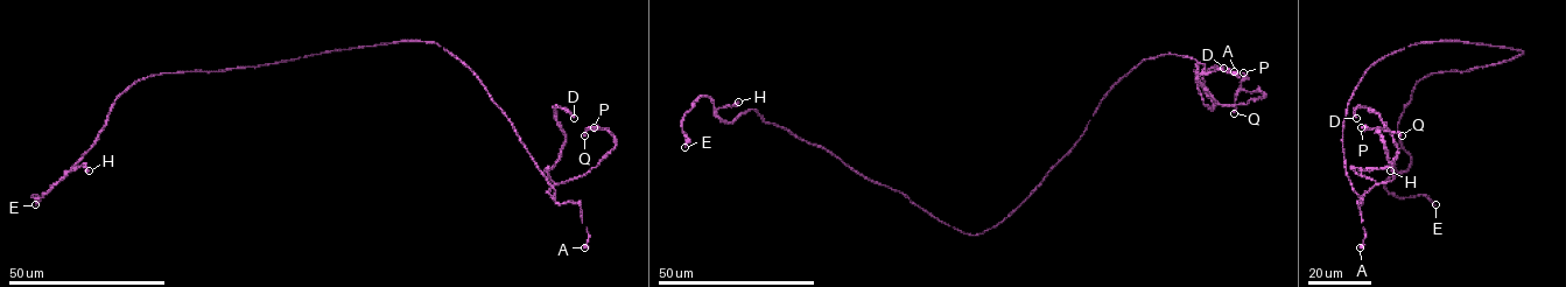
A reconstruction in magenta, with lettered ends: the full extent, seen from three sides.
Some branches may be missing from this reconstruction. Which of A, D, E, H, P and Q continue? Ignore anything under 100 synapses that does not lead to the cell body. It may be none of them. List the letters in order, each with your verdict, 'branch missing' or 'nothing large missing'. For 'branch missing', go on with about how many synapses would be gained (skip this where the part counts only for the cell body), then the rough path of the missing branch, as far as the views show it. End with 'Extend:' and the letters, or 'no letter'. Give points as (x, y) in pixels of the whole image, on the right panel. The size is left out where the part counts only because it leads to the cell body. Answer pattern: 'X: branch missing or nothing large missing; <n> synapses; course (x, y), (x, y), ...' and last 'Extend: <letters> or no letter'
A: nothing large missing
D: nothing large missing
E: nothing large missing
H: nothing large missing
P: nothing large missing
Q: nothing large missing
Extend: no letter

